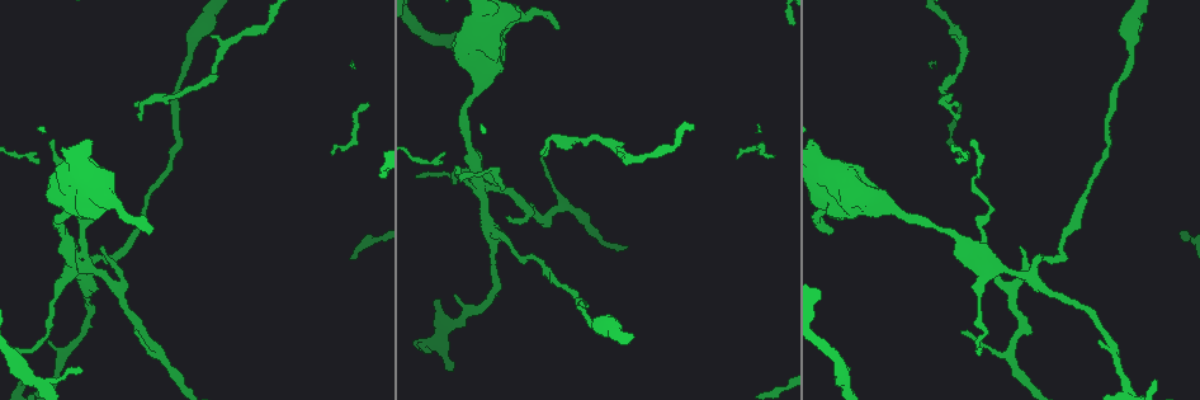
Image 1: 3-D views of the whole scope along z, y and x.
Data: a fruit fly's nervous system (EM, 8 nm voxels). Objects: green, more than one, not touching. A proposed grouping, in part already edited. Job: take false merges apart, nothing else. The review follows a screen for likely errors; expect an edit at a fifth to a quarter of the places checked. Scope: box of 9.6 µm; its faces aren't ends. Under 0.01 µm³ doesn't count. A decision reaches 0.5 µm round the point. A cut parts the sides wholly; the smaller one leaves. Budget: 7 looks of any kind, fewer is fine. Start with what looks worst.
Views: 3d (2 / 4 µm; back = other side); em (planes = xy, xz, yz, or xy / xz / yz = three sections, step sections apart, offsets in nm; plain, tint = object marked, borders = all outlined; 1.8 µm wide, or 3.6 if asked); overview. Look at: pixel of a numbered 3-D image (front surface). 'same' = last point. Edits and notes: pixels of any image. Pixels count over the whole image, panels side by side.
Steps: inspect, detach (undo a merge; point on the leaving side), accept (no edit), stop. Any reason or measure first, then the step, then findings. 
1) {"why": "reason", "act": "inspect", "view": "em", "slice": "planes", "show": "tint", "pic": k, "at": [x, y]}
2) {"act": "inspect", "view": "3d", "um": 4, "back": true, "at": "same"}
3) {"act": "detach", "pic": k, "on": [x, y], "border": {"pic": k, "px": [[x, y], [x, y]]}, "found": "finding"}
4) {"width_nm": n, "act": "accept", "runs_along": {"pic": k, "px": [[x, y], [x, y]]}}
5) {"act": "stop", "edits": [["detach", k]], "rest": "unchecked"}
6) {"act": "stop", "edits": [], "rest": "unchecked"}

{"act": "inspect", "view": "em", "slice": "planes", "show": "borders", "pic": 1, "at": [168, 95]}

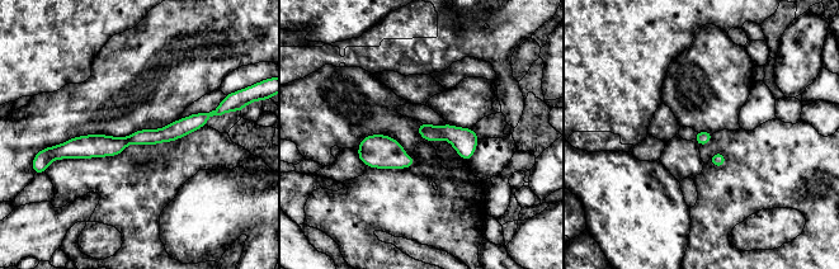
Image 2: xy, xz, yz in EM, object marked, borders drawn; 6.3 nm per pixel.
{"width_nm": 90, "act": "accept", "runs_along": {"pic": 2, "px": [[206, 116], [165, 135], [64, 151]]}, "found": "continuous, no second cell"}

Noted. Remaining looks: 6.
{"why": "calibre changes", "act": "inspect", "view": "3d", "um": 4, "pic": 1, "at": [36, 382]}

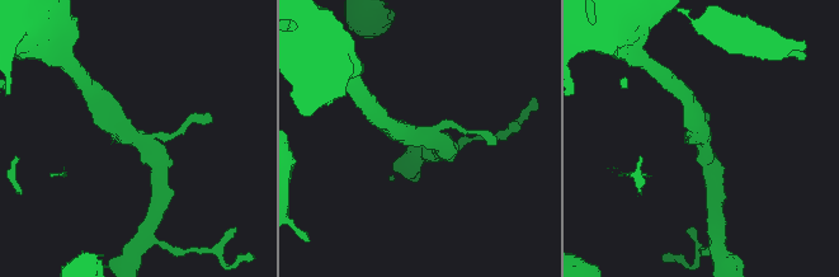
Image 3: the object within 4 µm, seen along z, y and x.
{"act": "inspect", "view": "em", "slice": "xy", "step": 16, "show": "tint", "pic": 3, "at": [136, 137]}

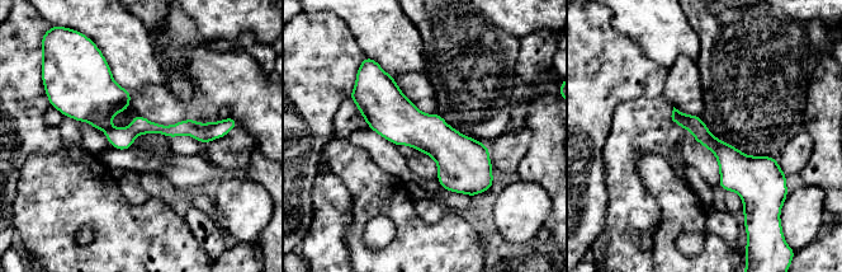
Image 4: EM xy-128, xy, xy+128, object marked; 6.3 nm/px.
{"why": "another direction", "act": "inspect", "view": "em", "slice": "planes", "show": "tint", "at": "same"}

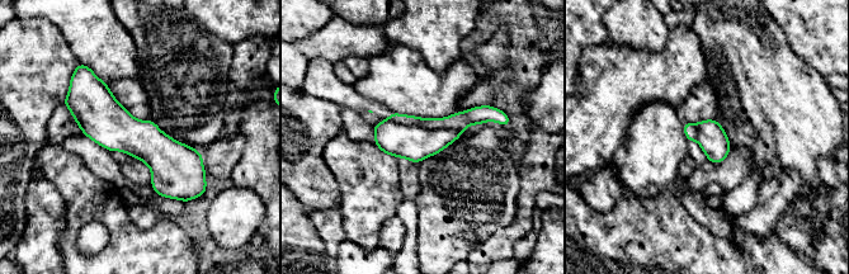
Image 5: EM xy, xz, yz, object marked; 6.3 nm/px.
{"width_nm": 190, "act": "detach", "pic": 5, "on": [460, 121], "part_leaving": {"pic": 5, "px": [[495, 116], [451, 122], [392, 117]]}, "found": "two cells meet here"}

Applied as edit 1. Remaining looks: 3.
{"act": "stop", "edits": [["detach", 5]], "rest": "unchecked"}

